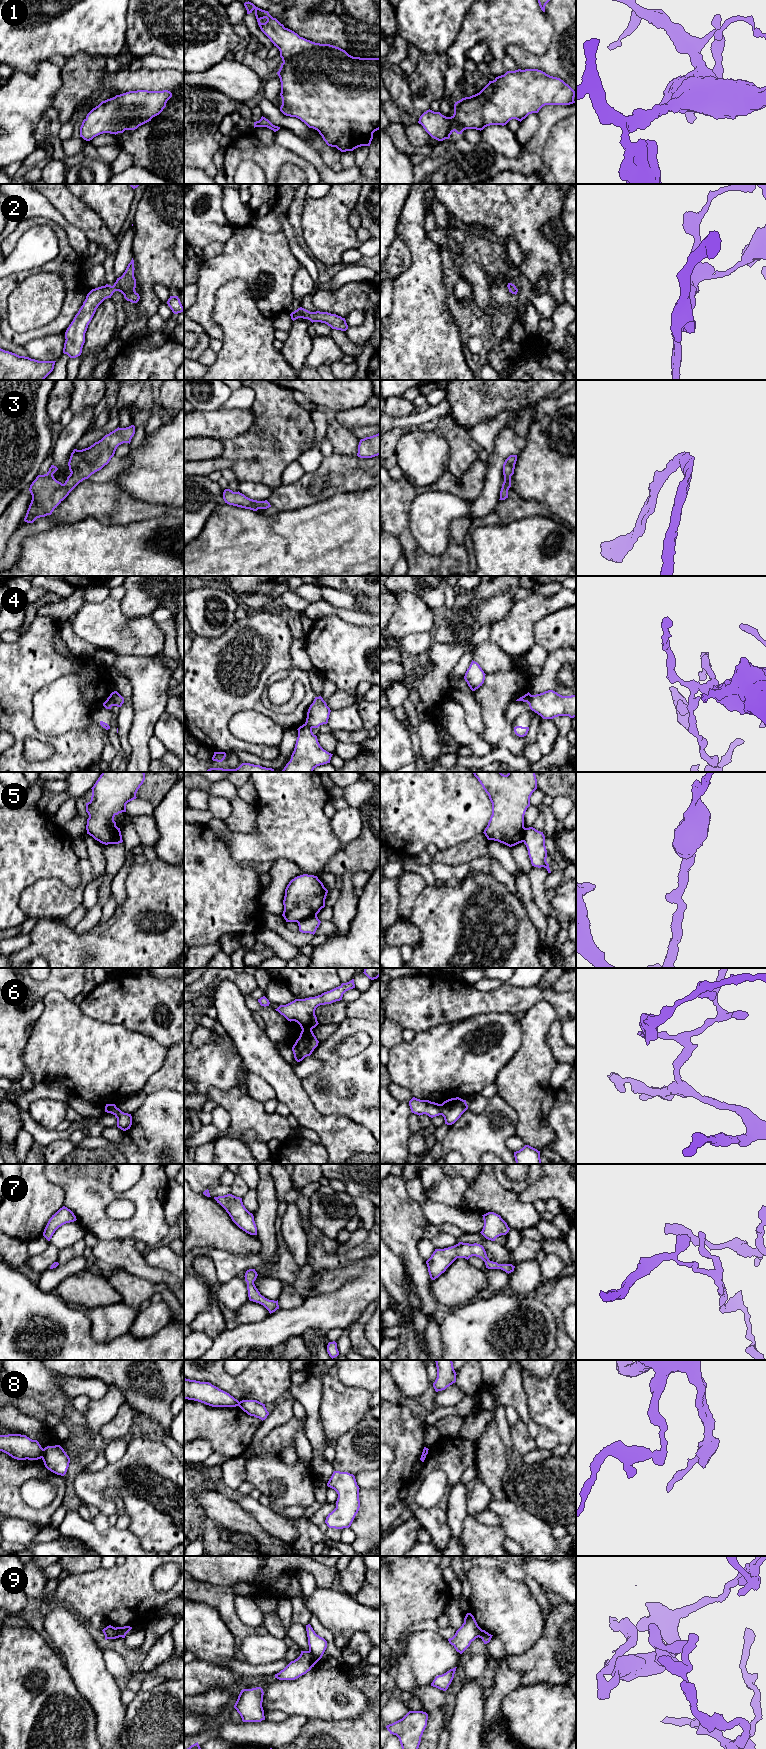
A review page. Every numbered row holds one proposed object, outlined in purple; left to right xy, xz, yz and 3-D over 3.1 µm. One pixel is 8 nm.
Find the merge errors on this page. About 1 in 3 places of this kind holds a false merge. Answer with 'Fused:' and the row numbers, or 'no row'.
Fused: 4, 5, 6, 8, 9

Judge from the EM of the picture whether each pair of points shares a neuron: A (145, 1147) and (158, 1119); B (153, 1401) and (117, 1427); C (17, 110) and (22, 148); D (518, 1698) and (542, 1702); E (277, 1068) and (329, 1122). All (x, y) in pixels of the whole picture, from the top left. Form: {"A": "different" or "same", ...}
{"A": "same", "B": "different", "C": "same", "D": "same", "E": "same"}

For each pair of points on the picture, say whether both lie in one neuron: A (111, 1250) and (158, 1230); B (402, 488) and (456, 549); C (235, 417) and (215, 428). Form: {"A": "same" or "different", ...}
{"A": "different", "B": "same", "C": "same"}

